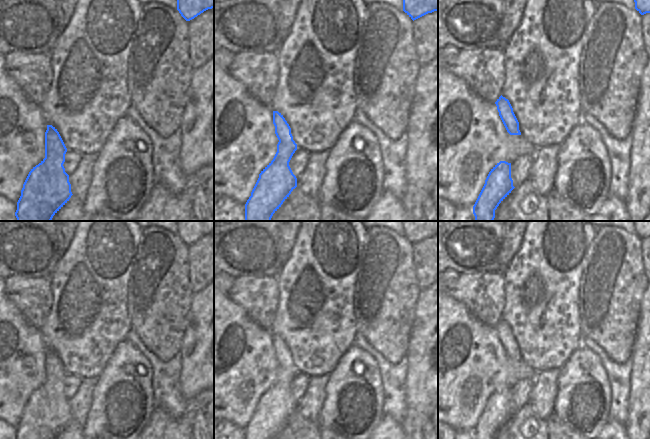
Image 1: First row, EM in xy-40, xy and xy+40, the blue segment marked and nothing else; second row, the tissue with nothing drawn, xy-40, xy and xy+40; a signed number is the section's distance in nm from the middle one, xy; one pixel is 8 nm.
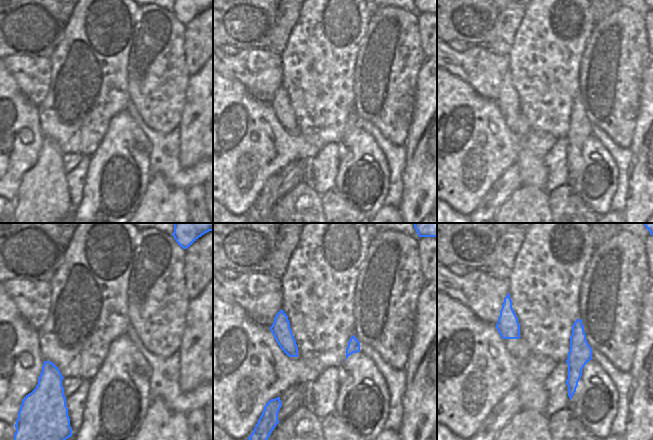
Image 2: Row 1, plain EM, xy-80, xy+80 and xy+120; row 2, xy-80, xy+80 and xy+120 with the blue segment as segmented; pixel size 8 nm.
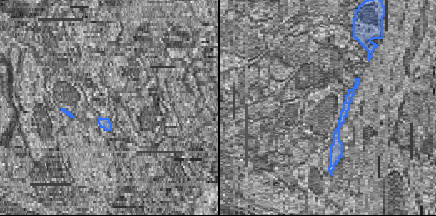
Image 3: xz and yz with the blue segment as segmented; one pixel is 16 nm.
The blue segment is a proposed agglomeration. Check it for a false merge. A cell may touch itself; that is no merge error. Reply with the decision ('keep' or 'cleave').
keep

